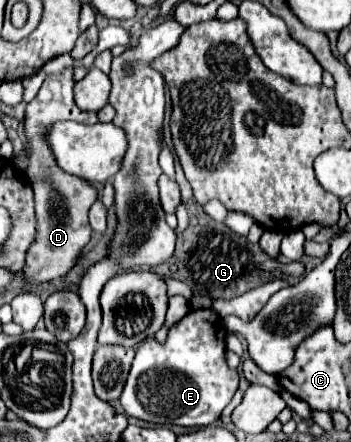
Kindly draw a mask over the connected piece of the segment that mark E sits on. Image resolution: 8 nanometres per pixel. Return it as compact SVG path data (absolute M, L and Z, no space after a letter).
M212 308L190 310L178 324L168 330L166 342L160 344L154 338L136 346L132 370L119 401L128 416L154 422L154 424L178 424L178 426L210 426L232 400L238 388L238 370L226 364L226 328Z

